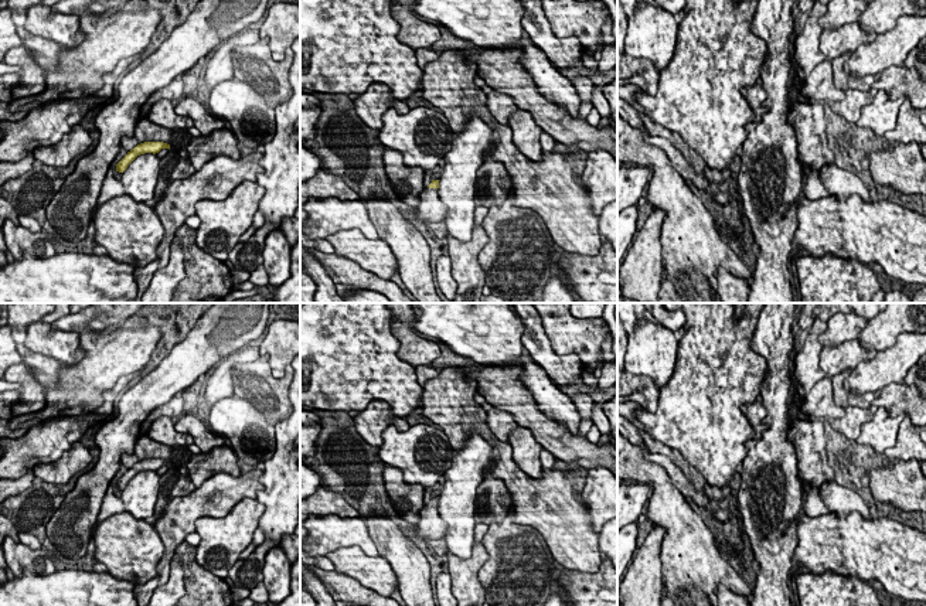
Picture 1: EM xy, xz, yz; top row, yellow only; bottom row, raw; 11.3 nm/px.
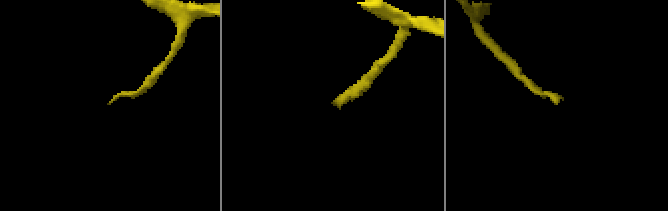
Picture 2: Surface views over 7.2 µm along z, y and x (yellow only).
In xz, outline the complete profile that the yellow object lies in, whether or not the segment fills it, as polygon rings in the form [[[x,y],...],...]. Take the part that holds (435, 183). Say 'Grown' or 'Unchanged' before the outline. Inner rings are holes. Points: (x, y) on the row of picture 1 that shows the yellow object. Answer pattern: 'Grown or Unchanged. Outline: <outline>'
Grown. Outline: [[[432,180],[432,183],[423,188],[419,194],[421,202],[416,207],[416,218],[428,222],[435,224],[443,221],[446,215],[446,205],[442,202],[439,193],[439,180]]]

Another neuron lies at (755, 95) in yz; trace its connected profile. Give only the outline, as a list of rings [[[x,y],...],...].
[[[758,79],[753,86],[743,86],[741,89],[741,93],[750,105],[753,113],[755,113],[755,122],[759,123],[762,120],[762,115],[765,109],[762,108],[762,102],[767,98],[762,81]]]

